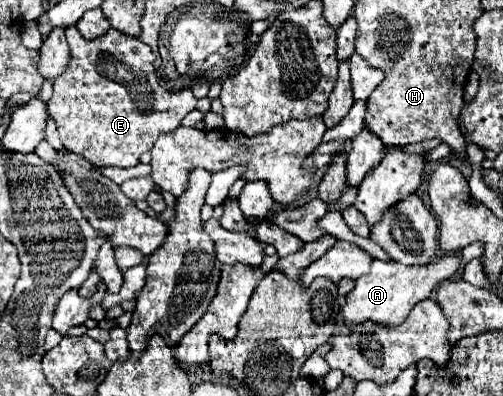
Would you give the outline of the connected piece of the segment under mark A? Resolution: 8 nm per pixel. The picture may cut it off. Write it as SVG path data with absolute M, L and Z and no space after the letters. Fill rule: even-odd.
M443 255L437 257L433 263L423 267L405 267L397 261L385 263L385 261L373 261L371 271L367 275L361 275L357 279L355 289L345 295L345 303L341 307L341 317L349 331L353 331L361 323L377 323L385 327L397 327L401 321L407 319L409 311L423 299L429 297L429 293L443 281L457 273L461 259L455 255Z

